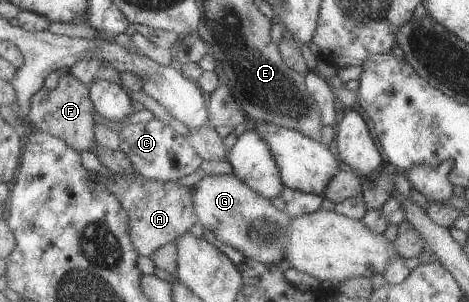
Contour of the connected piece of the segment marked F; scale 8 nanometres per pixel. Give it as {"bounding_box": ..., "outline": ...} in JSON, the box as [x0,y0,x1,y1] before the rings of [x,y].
{"bounding_box":[29,71,95,154],"outline":[[[66,71],[60,78],[59,84],[52,90],[42,88],[31,101],[29,121],[34,123],[38,130],[65,139],[70,147],[78,151],[90,150],[95,154],[94,140],[94,111],[95,103],[91,98],[91,89],[72,72]]]}

